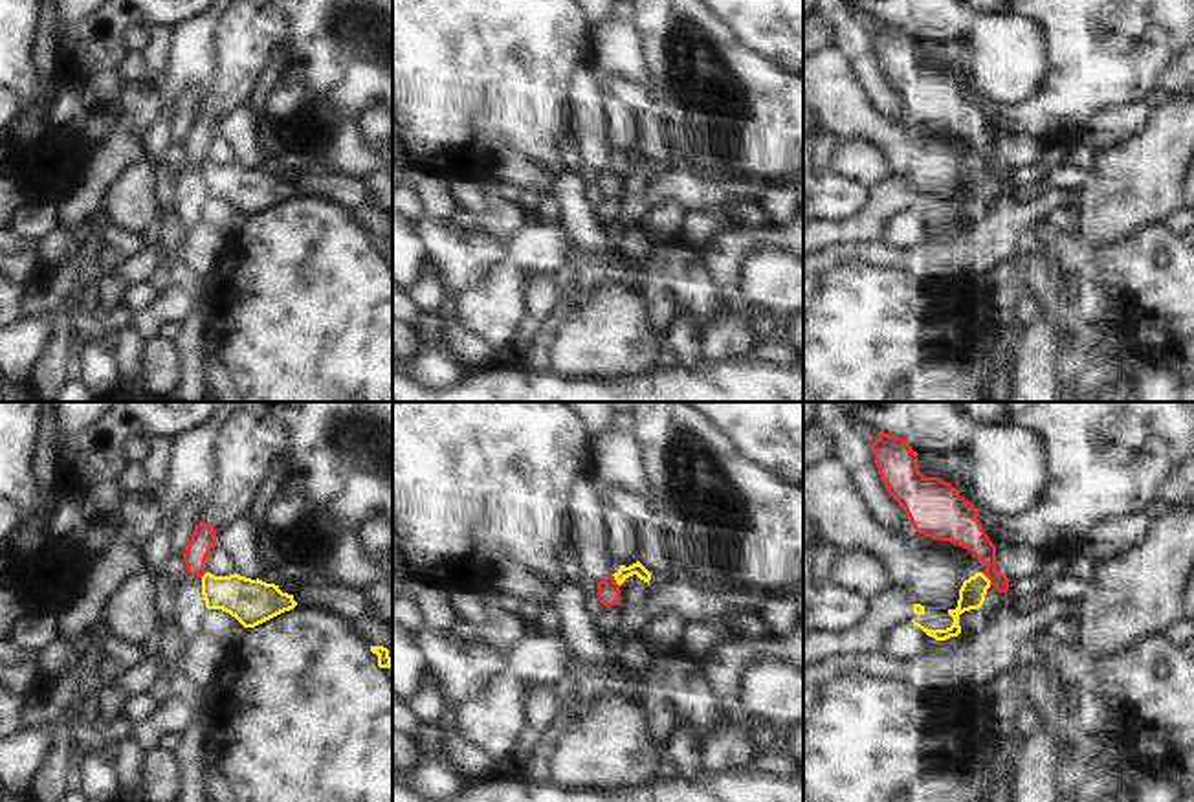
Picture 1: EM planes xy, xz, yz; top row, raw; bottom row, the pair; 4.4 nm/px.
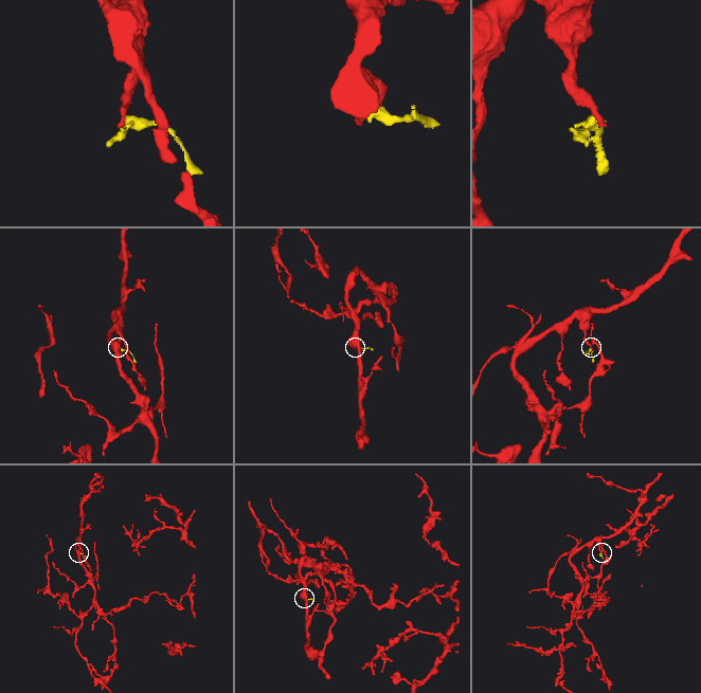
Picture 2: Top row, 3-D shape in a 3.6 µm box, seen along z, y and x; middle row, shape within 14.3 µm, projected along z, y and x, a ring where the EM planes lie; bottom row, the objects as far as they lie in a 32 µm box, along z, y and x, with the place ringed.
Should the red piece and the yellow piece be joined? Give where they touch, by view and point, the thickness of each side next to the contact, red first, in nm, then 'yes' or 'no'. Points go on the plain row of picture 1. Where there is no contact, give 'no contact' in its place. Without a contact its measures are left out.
contact yz (987, 166); calibres 160 and 120 nm; no

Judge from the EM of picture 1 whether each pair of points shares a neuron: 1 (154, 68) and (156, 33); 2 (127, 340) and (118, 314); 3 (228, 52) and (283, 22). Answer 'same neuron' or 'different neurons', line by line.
1: same neuron
2: different neurons
3: same neuron

